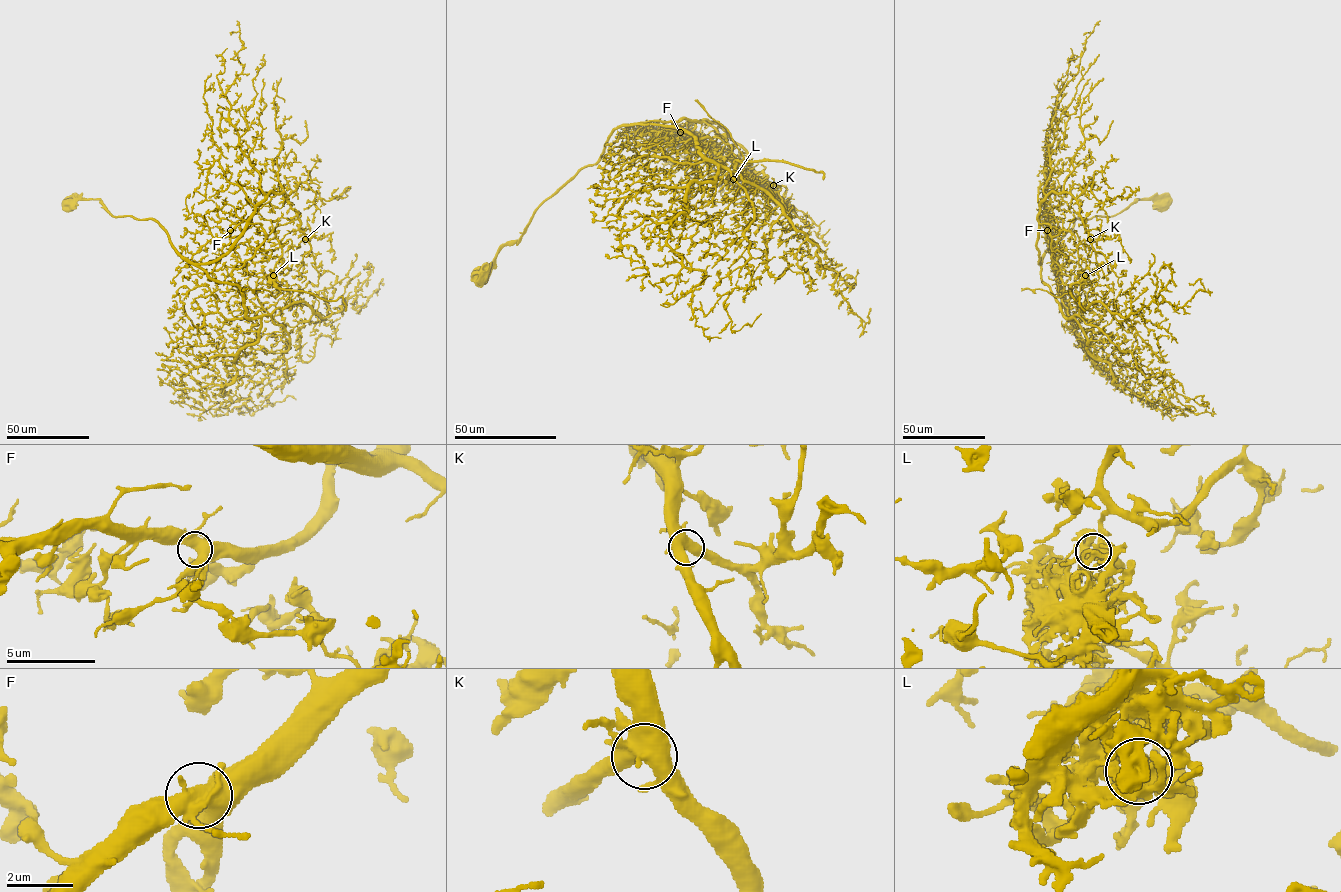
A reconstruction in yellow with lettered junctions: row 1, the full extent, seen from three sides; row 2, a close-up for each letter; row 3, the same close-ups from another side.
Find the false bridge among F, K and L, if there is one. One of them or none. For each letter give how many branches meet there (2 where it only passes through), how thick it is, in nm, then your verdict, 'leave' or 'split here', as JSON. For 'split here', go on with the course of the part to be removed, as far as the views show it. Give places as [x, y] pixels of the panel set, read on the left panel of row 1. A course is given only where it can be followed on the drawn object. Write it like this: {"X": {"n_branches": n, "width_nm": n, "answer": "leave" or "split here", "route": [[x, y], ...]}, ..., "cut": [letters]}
{"F": {"n_branches": 6, "width_nm": 500, "answer": "leave"}, "K": {"n_branches": 4, "width_nm": 500, "answer": "leave"}, "L": {"n_branches": 5, "width_nm": 550, "answer": "split here", "route": [[273, 275], [274, 282], [282, 288], [310, 292], [329, 300], [341, 296], [345, 311]]}, "cut": ["L"]}

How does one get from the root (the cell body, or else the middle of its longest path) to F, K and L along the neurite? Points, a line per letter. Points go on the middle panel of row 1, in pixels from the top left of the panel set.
F: (480, 276), (501, 248), (521, 239), (544, 202), (598, 160), (617, 127), (681, 118), (699, 121), (680, 132)
K: (480, 276), (501, 248), (521, 239), (544, 202), (598, 160), (622, 125), (717, 122), (773, 185)
L: (480, 276), (501, 248), (521, 239), (544, 202), (598, 160), (620, 126), (706, 122), (744, 170), (734, 179)

